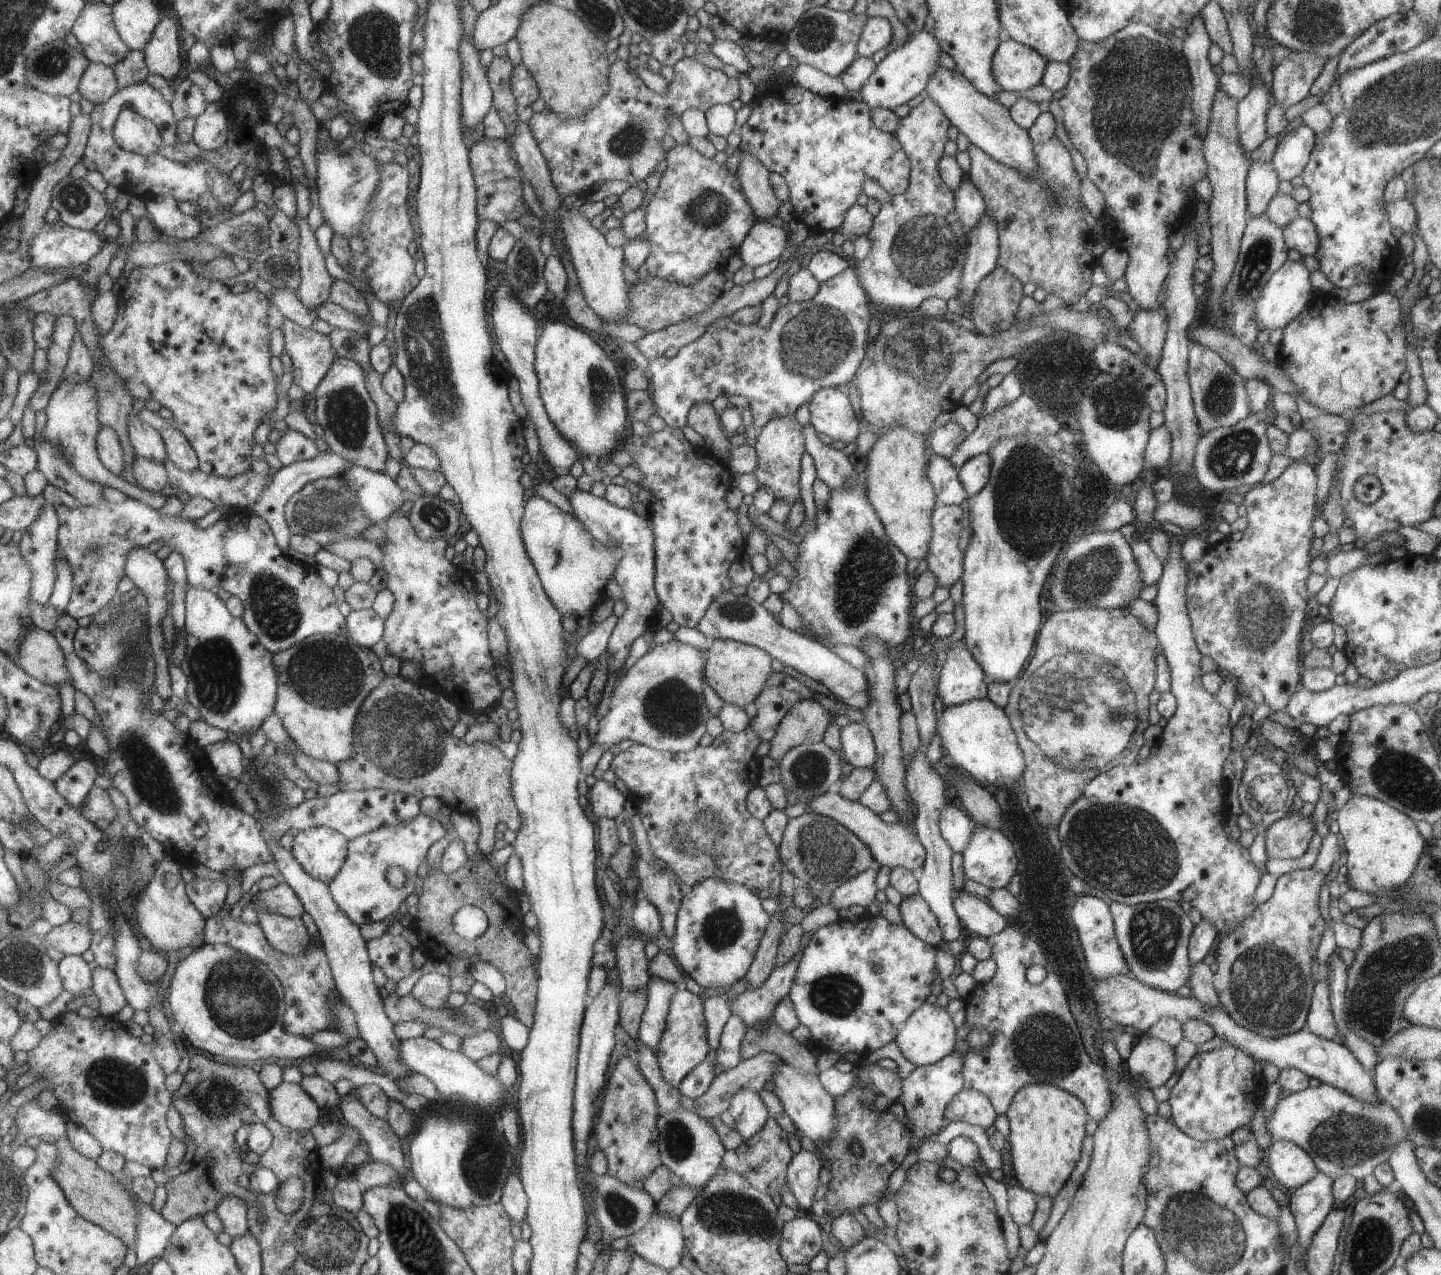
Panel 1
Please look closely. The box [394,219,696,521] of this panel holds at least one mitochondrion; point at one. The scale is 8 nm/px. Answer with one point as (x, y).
(422, 336)

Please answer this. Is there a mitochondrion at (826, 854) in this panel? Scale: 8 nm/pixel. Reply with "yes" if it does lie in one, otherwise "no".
yes

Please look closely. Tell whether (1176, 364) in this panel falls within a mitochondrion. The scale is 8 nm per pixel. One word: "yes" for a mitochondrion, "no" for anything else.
no

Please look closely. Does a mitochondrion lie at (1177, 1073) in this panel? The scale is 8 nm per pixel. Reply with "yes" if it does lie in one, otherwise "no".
no

